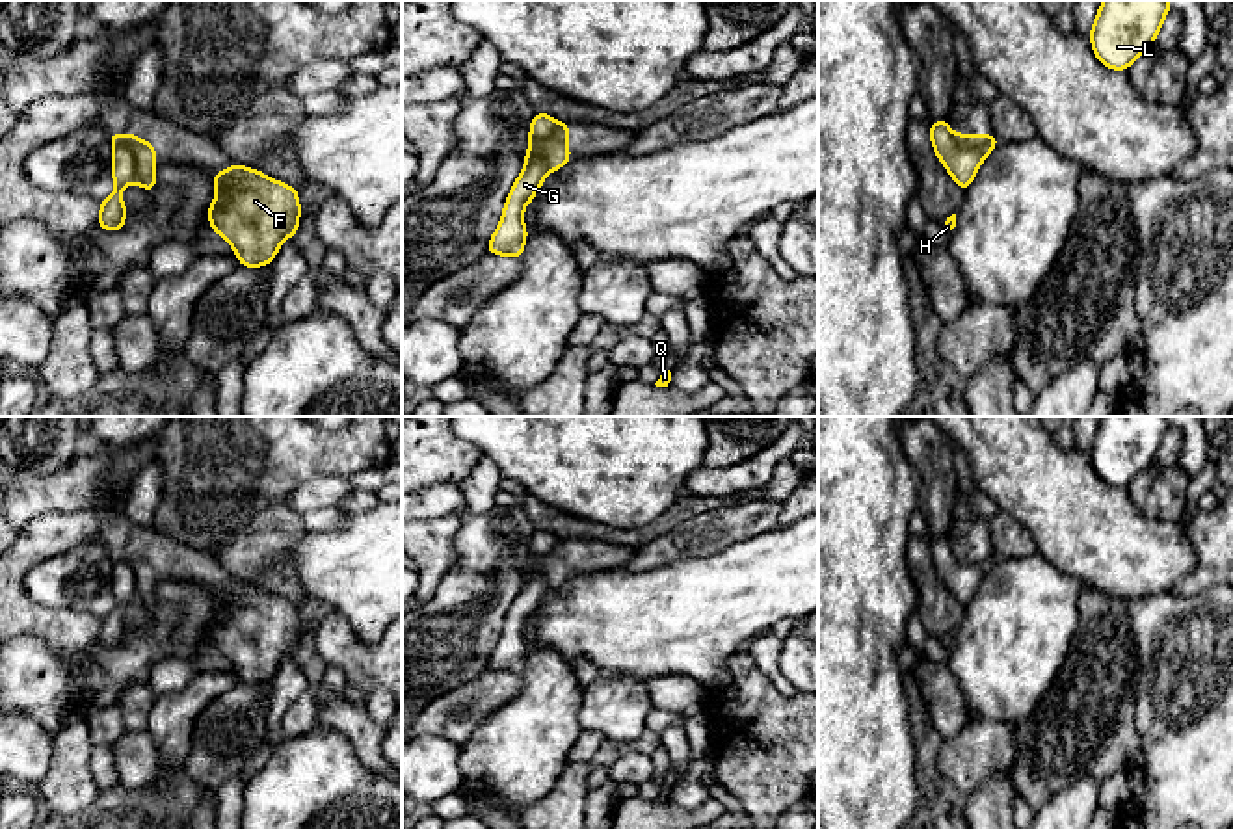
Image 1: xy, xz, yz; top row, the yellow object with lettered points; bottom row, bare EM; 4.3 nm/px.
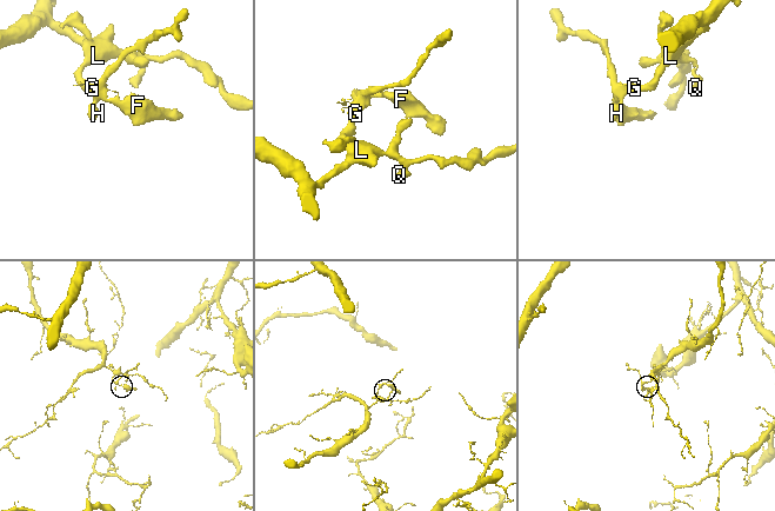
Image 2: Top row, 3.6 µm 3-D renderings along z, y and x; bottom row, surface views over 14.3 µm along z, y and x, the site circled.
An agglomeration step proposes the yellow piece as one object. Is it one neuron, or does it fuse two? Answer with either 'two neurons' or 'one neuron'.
two neurons

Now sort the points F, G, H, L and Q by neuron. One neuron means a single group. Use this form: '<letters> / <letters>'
F / G H L Q

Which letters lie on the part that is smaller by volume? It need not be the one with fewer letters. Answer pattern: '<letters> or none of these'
F

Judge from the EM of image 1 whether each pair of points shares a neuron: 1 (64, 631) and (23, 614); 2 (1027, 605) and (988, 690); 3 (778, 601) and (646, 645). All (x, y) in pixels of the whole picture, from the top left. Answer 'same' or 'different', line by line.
1: same
2: same
3: same

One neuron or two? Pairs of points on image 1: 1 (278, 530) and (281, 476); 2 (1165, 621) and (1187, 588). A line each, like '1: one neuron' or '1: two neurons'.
1: two neurons
2: two neurons

